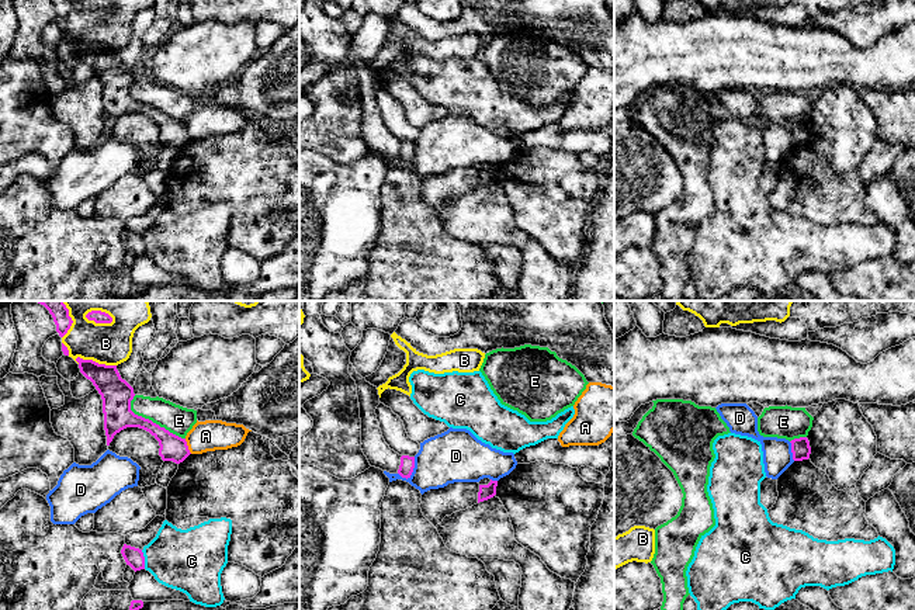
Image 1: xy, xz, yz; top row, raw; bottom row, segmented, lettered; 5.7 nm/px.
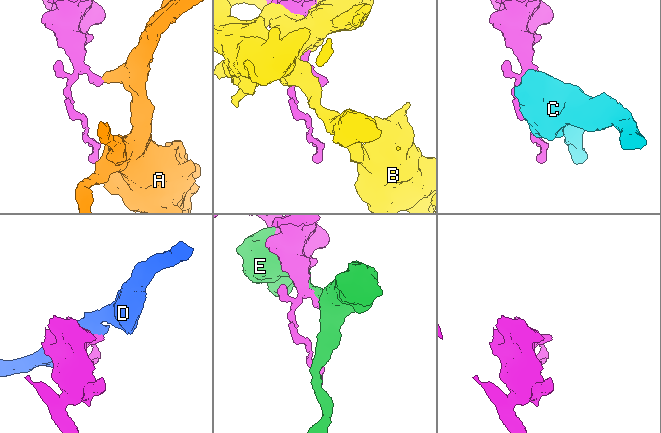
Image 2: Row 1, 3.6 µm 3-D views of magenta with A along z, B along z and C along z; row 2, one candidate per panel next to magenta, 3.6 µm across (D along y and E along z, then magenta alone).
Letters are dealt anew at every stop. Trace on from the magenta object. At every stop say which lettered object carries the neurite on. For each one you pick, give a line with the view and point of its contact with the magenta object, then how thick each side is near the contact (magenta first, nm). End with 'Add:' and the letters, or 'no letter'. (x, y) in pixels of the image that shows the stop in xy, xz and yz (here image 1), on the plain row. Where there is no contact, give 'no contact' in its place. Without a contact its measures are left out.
Add: no letter

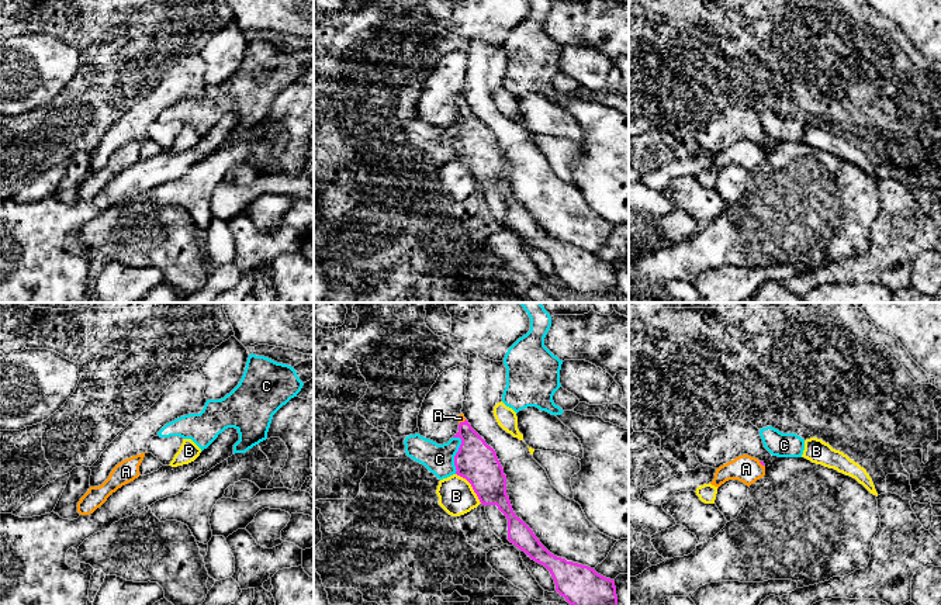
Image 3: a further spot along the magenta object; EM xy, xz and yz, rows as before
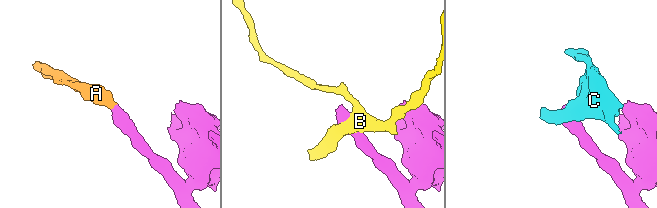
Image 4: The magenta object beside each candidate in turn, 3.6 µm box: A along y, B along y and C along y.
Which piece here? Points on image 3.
A: xz (462, 107) | 240/50 nm
Add: A

